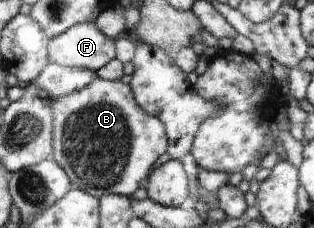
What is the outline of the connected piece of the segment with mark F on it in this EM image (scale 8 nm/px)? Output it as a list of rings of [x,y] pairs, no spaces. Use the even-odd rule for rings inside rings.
[[[97,22],[81,23],[50,43],[50,63],[99,71],[118,57],[116,41],[109,39]]]

